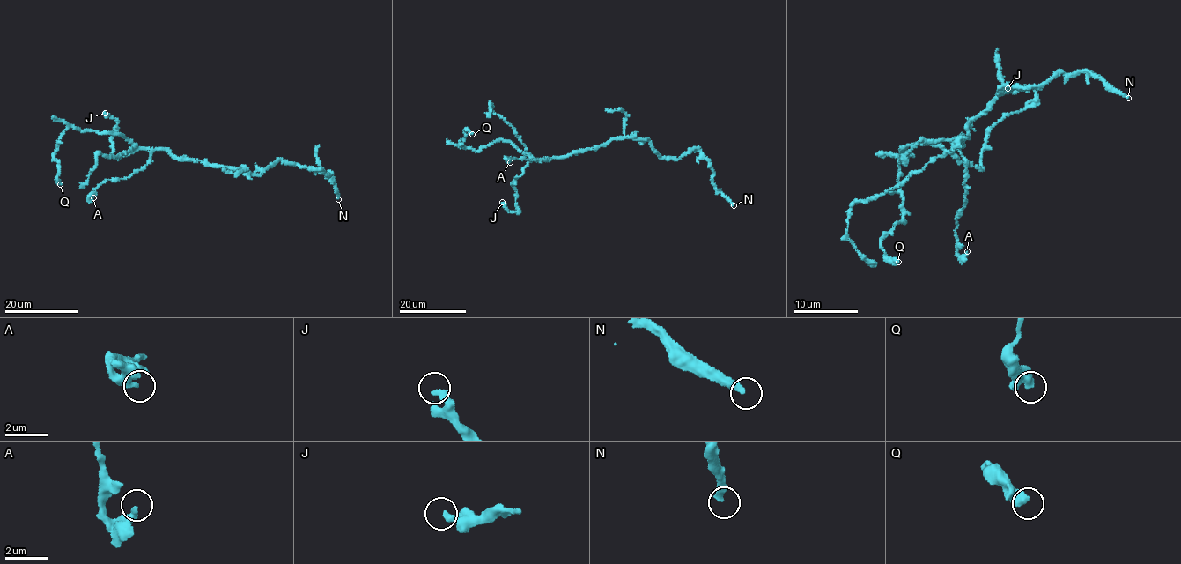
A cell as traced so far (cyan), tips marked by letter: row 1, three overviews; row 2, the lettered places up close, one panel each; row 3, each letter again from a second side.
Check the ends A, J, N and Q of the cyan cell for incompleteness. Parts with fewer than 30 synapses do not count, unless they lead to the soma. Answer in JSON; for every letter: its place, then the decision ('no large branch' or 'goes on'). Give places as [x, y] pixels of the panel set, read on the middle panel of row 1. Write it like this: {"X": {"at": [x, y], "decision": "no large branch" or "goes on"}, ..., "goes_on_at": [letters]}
{"A": {"at": [510, 162], "decision": "no large branch"}, "J": {"at": [502, 202], "decision": "no large branch"}, "N": {"at": [734, 205], "decision": "goes on"}, "Q": {"at": [472, 134], "decision": "no large branch"}, "goes_on_at": ["N"]}

